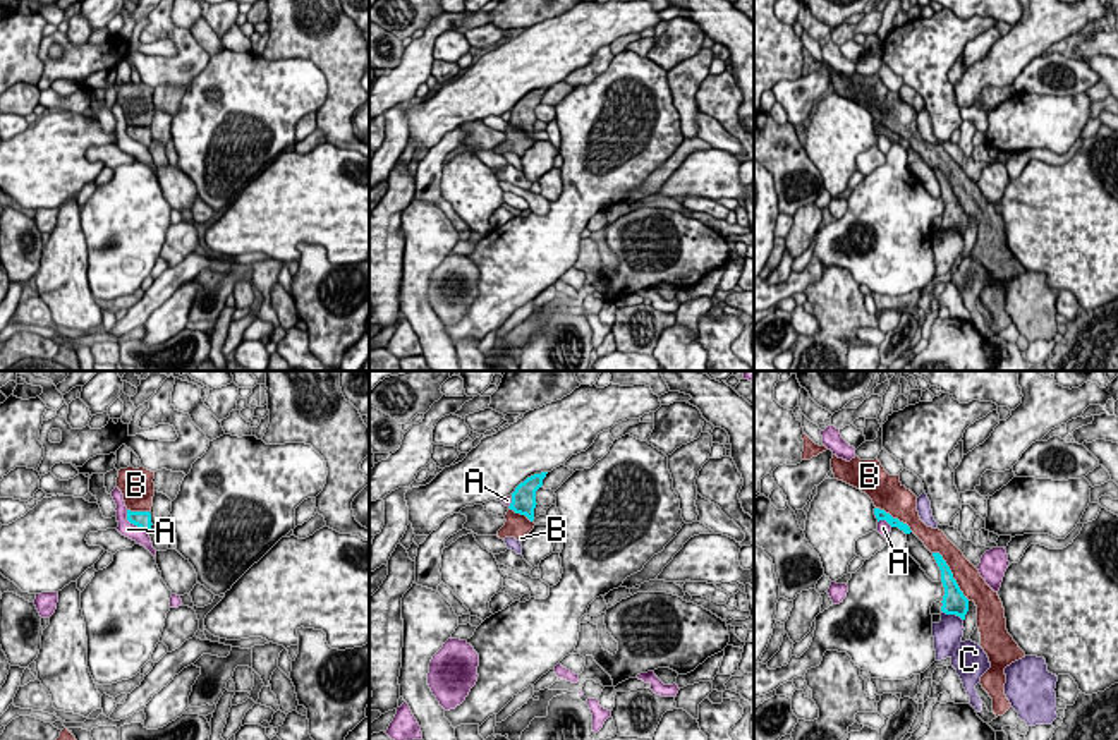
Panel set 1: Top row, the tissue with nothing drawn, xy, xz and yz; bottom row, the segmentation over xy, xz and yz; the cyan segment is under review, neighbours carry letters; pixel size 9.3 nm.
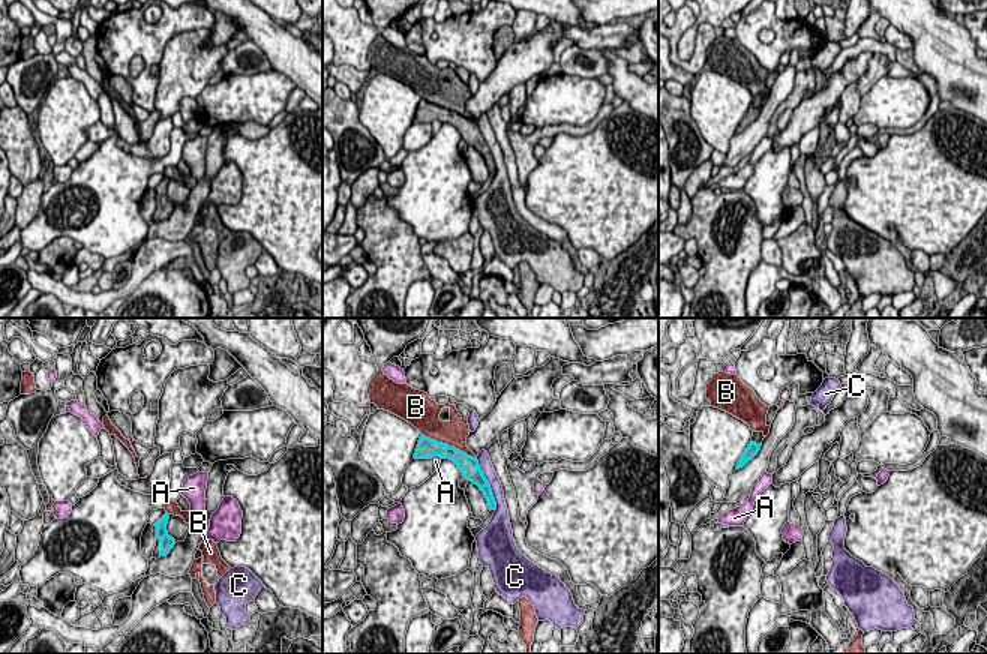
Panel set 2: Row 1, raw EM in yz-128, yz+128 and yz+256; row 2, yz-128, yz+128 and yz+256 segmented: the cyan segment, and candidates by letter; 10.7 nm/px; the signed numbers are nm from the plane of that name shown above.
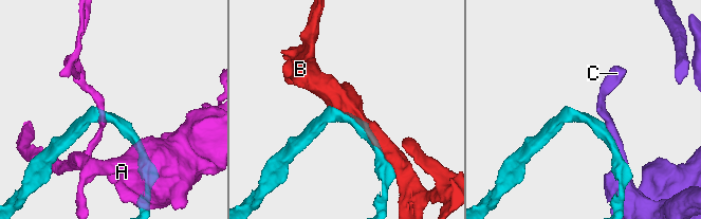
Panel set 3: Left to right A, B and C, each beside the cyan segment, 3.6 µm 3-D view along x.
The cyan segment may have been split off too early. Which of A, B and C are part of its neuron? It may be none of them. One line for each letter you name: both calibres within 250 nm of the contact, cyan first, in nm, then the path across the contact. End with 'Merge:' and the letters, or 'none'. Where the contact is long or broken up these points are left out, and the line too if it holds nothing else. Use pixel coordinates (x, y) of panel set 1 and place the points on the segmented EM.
B: Thickness 220 nm (cyan) against 240 nm
Merge: B

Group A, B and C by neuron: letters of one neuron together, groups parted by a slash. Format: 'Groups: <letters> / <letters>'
Groups: A / B / C

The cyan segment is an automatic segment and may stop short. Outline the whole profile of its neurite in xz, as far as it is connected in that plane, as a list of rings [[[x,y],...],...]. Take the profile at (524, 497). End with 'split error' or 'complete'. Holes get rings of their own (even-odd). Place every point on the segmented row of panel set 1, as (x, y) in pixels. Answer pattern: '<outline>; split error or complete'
[[[548,472],[534,474],[520,482],[512,493],[510,510],[526,515],[531,522],[534,520],[536,491],[543,486],[543,479]]]; complete

